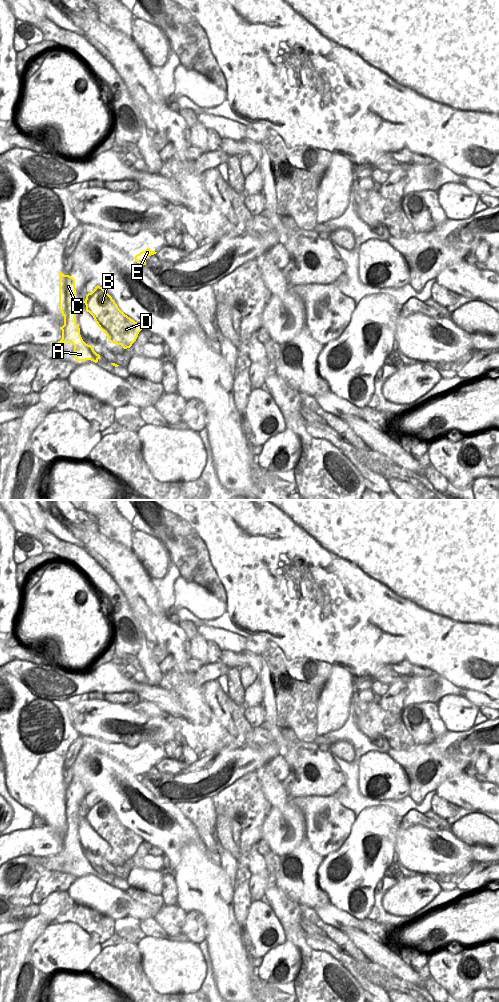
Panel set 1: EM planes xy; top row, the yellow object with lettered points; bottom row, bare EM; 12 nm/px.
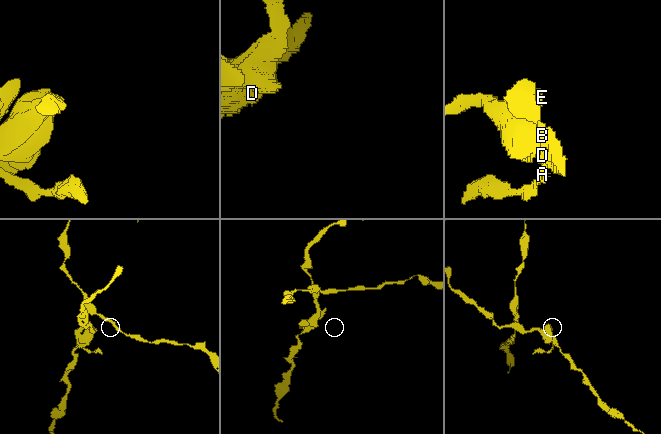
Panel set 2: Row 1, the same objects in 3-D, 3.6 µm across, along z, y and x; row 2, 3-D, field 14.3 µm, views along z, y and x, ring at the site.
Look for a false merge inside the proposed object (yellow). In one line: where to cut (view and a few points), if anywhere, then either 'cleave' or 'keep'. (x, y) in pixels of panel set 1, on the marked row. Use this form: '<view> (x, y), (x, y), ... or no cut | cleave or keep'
no cut | keep

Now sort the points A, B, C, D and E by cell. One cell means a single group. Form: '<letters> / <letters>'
A B C D E

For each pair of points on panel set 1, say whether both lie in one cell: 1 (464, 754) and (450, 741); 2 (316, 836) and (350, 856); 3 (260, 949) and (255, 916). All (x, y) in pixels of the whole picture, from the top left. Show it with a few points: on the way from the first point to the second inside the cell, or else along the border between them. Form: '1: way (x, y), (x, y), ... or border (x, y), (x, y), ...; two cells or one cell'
1: way (459, 750), (454, 750), (450, 746); one cell
2: border (350, 829), (344, 842), (323, 857); two cells
3: way (259, 941), (258, 924); one cell

